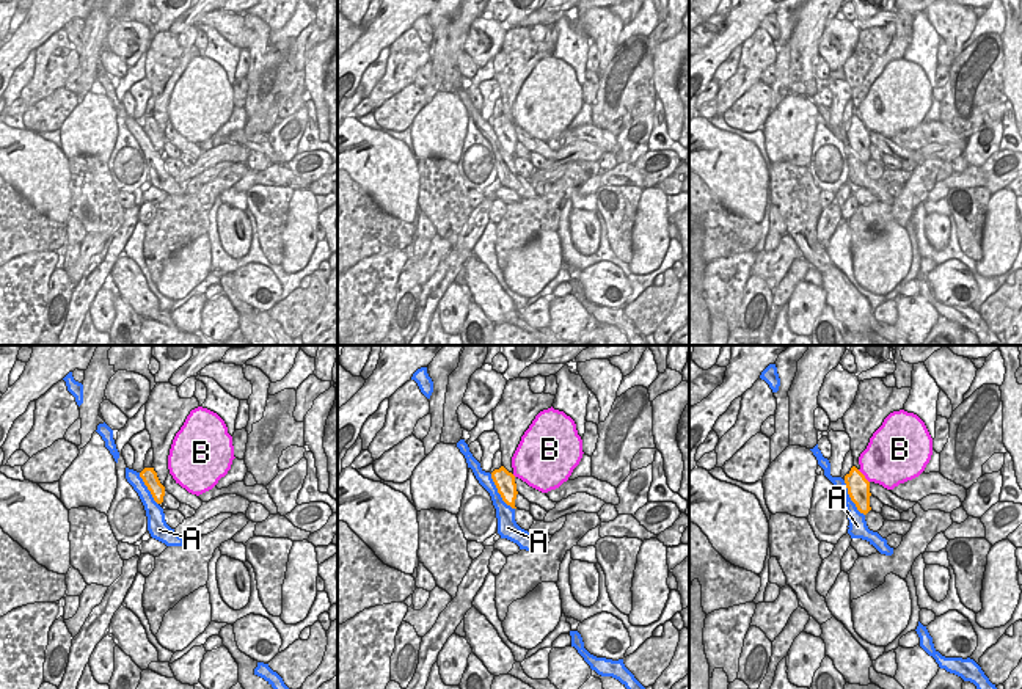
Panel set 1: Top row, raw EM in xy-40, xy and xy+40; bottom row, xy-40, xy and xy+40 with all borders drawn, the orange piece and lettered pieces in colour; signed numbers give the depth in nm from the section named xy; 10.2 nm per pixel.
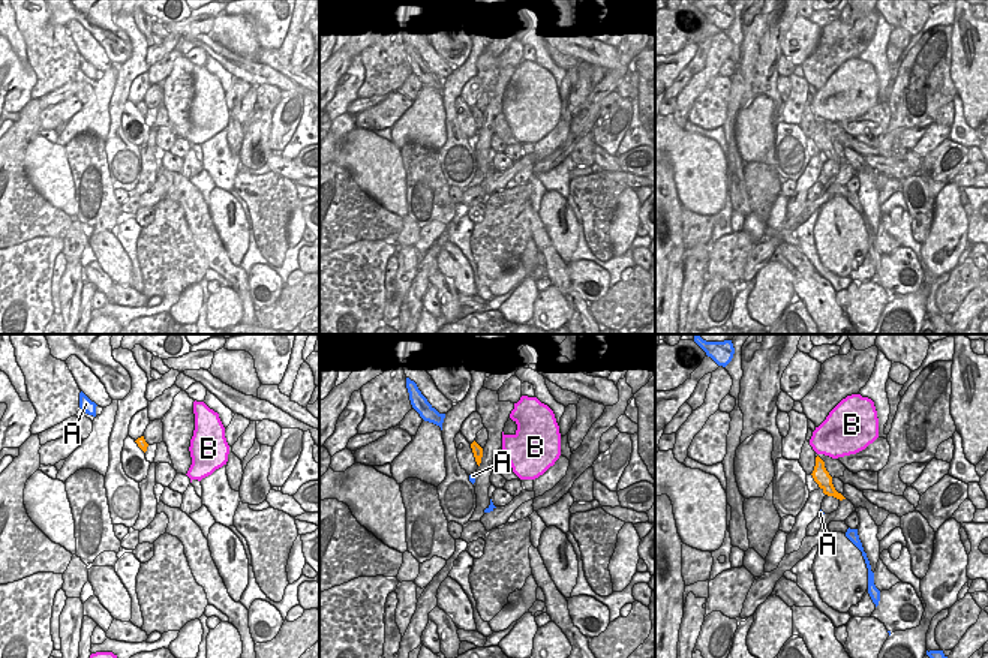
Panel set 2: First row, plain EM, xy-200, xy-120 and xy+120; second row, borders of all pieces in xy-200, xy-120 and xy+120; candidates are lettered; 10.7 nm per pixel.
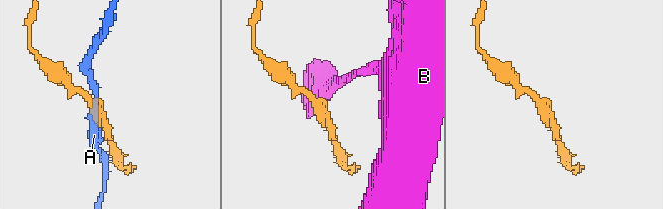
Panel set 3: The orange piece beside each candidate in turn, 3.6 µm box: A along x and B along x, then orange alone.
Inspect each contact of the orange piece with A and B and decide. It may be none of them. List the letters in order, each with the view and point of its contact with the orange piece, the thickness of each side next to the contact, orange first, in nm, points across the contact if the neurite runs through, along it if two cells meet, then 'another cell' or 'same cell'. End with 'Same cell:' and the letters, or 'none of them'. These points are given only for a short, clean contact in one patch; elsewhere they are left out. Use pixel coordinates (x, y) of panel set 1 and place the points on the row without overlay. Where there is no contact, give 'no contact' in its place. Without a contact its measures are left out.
A: contact xy (498, 140); calibres 220 and 190 nm; border xy (490, 123), (500, 145), (514, 157); another cell
B: contact xy+40 (864, 124); calibres 220 and 460 nm; border xy+40 (857, 118), (868, 131); another cell
Same cell: none of them

